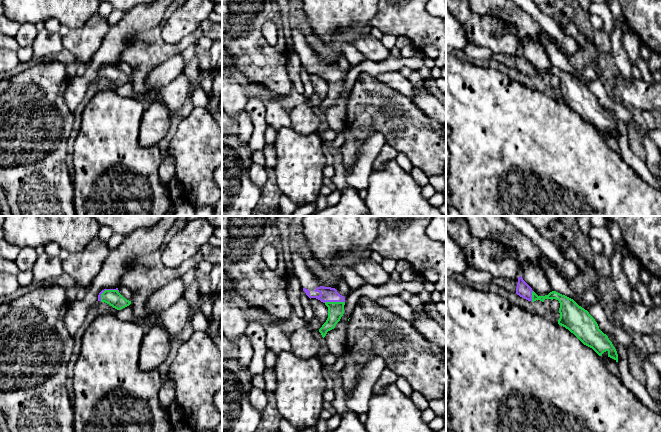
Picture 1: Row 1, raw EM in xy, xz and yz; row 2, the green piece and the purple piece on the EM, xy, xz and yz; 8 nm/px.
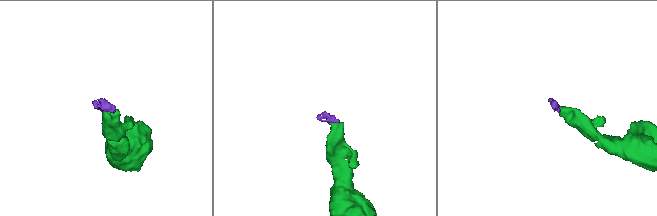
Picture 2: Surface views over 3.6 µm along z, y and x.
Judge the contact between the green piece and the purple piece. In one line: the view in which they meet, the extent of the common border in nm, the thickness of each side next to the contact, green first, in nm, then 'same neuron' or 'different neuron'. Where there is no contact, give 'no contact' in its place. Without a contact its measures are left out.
meets green in xz; contact 170 nm long; 130 nm thick on the green side, 130 nm on the other; same neuron

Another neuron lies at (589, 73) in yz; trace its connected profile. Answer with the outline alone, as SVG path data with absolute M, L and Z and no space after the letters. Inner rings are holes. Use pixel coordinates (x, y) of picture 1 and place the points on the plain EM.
M585 64L584 70L582 71L582 76L585 81L592 81L598 78L598 72L592 65Z

